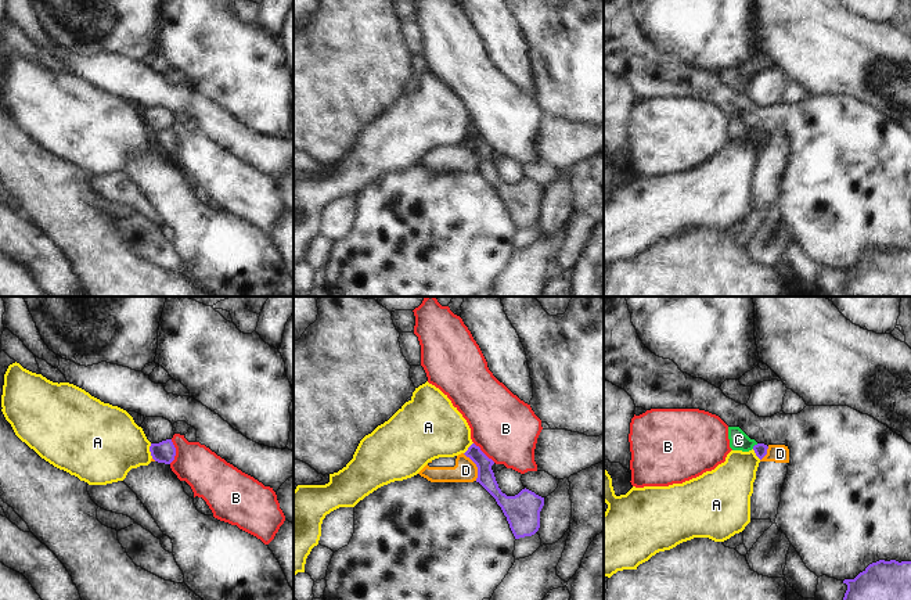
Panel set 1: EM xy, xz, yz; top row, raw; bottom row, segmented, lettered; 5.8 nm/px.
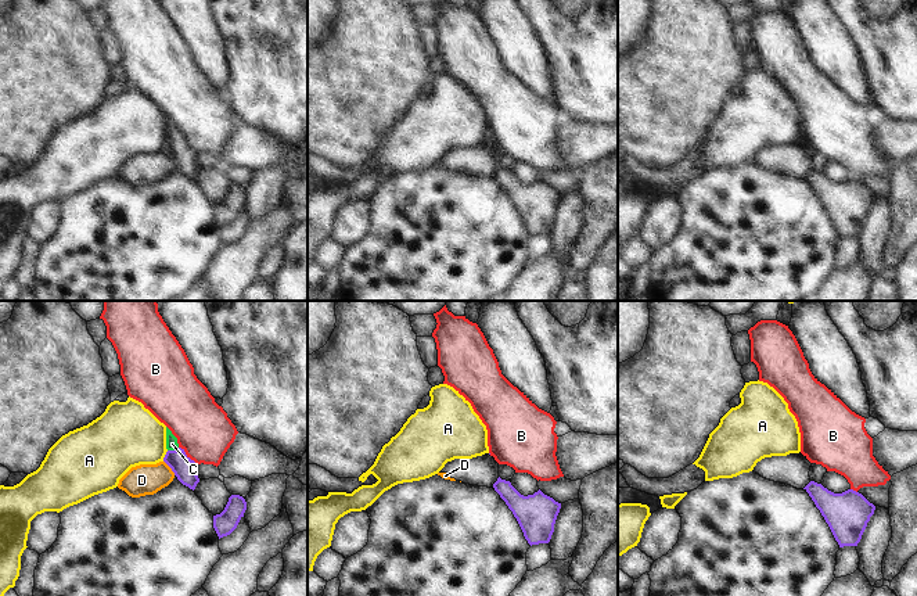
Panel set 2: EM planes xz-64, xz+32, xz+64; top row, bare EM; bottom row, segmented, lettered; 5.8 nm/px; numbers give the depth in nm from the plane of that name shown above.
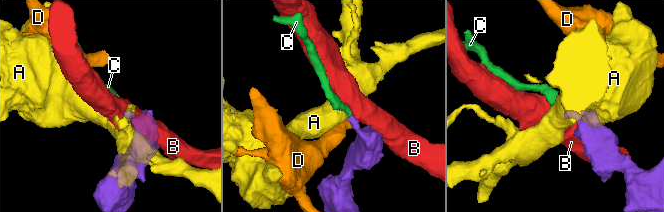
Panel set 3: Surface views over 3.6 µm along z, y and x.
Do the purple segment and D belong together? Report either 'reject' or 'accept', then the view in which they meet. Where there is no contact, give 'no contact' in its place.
reject; meets purple in xz

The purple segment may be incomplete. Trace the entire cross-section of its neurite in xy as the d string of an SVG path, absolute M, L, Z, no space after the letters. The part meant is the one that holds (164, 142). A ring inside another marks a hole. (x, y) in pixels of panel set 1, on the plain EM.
M166 129L159 133L151 133L150 141L155 151L165 154L170 154L176 145L176 137L172 129Z

